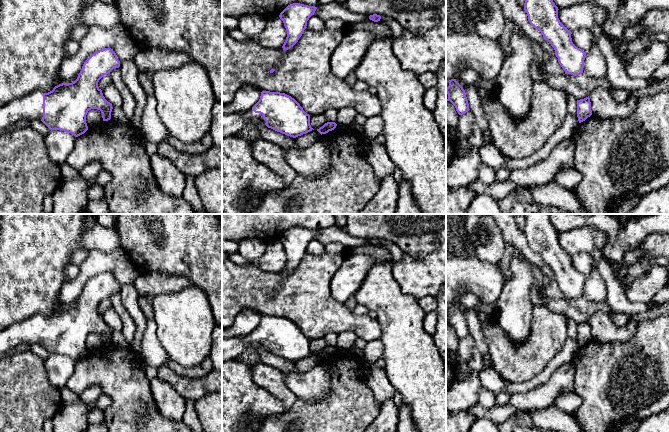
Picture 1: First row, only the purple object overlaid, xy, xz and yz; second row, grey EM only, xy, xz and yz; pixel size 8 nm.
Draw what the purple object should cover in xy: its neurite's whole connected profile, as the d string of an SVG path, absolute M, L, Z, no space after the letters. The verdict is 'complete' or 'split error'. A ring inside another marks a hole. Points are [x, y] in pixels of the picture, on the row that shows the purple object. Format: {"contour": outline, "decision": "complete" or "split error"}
{"contour": "M104 48L92 54L83 64L77 79L72 83L62 83L52 91L44 93L36 90L26 96L17 98L0 107L0 129L7 129L21 119L29 121L41 120L50 130L60 130L78 137L88 130L86 115L91 109L98 109L102 113L103 121L111 119L112 105L103 96L98 87L99 80L120 67L120 61L111 48Z", "decision": "split error"}

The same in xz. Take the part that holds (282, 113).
{"contour": "M262 91L259 101L249 111L222 115L222 136L235 135L249 123L264 124L268 128L293 138L314 130L310 125L310 115L294 98L280 92Z", "decision": "split error"}

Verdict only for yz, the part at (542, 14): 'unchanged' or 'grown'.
unchanged

